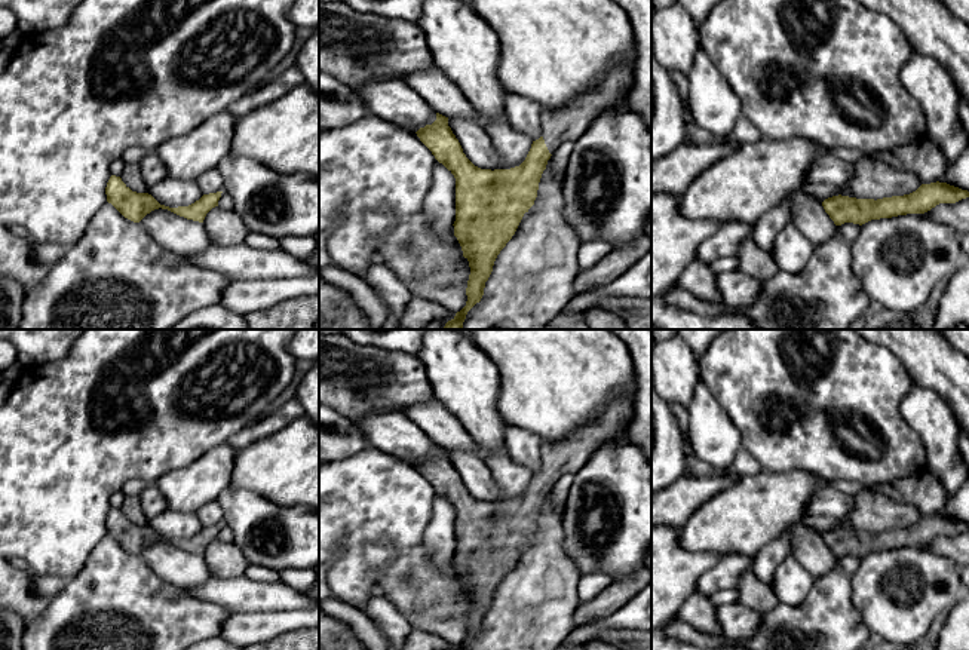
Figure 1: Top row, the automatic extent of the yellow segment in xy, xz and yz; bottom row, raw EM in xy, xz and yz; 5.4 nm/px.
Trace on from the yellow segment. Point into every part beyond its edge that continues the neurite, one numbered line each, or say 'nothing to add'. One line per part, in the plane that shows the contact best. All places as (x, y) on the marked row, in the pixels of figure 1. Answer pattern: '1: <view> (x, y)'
1: xz (569, 123)

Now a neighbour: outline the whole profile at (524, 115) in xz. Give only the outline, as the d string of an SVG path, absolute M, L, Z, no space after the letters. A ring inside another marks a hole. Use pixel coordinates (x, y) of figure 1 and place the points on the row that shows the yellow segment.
M505 89L505 113L516 131L527 134L533 141L542 137L539 104Z

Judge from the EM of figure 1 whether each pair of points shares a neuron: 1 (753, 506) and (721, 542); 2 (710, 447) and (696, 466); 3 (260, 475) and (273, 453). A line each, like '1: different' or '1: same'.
1: same
2: different
3: same

